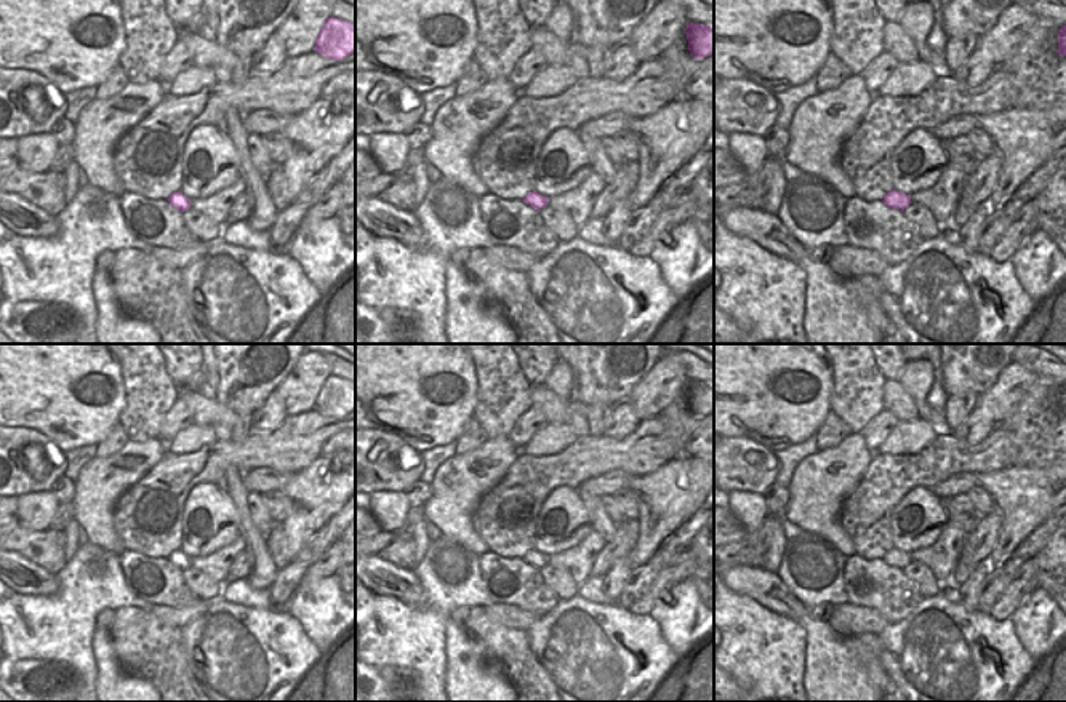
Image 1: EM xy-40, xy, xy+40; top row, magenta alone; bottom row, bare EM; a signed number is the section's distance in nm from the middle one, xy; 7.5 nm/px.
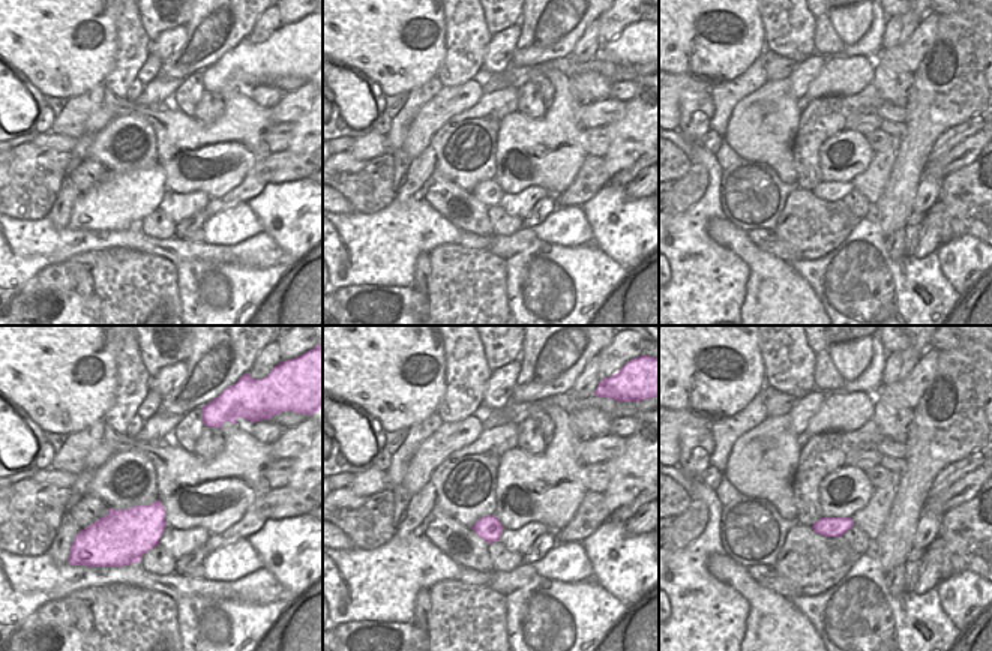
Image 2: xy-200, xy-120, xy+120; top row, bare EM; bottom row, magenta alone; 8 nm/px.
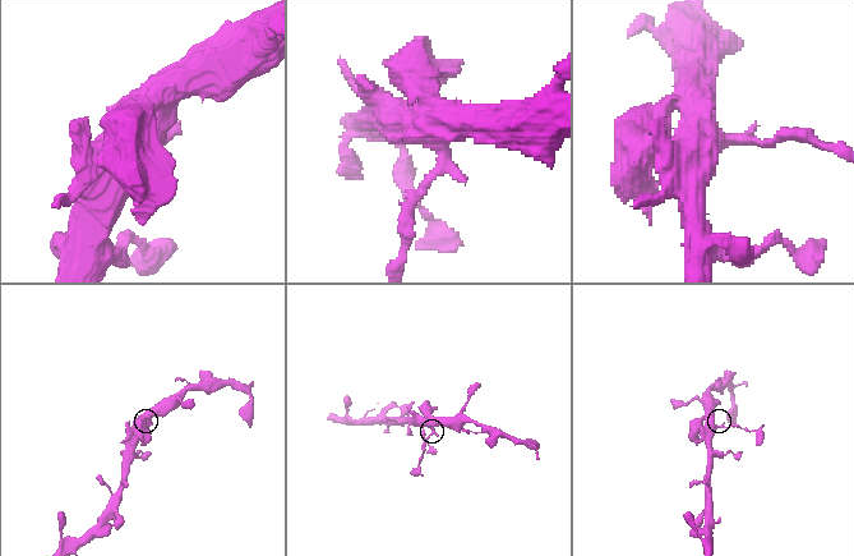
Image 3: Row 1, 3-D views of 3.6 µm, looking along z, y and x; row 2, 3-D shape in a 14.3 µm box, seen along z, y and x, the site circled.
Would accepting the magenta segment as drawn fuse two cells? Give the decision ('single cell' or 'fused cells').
fused cells

